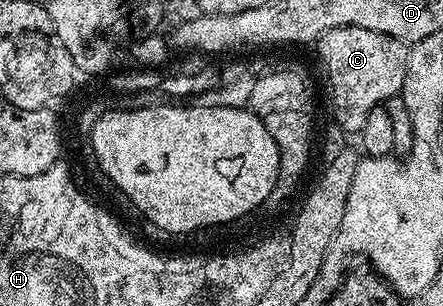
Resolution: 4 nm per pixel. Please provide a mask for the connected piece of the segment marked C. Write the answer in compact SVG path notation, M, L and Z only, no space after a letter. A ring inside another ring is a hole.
M340 26L325 30L315 49L329 73L336 125L353 136L360 135L368 114L377 106L384 106L391 96L400 94L407 76L410 47L390 34L371 32L371 28Z

